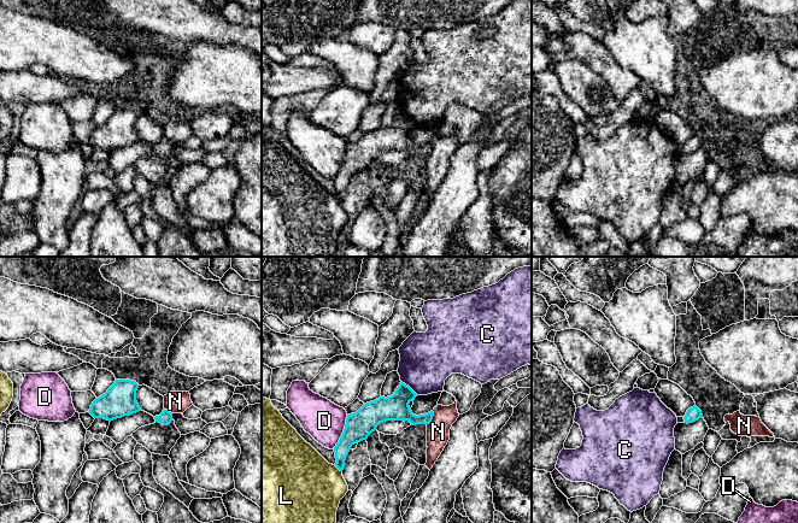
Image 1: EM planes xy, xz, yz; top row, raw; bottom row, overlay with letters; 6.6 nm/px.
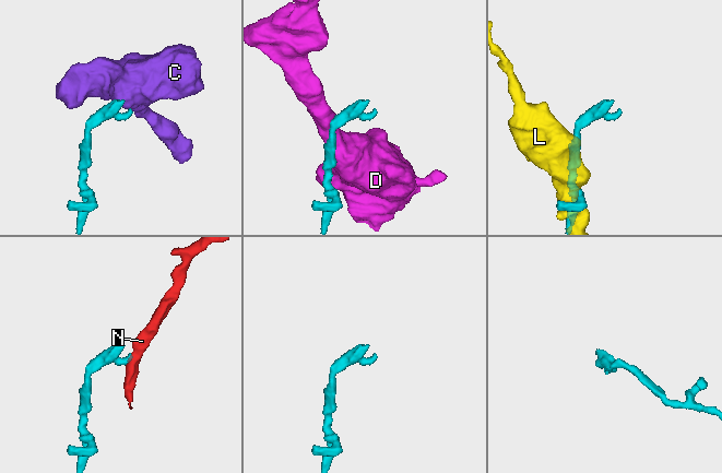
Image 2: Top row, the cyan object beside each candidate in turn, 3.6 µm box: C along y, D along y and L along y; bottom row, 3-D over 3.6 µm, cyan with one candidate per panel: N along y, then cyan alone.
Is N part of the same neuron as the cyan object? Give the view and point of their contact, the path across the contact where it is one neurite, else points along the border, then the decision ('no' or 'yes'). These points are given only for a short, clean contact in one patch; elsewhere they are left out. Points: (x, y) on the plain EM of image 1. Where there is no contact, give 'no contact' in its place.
meets cyan in xz at (432, 148); border along xz (433, 141), (433, 148), (427, 154); no

